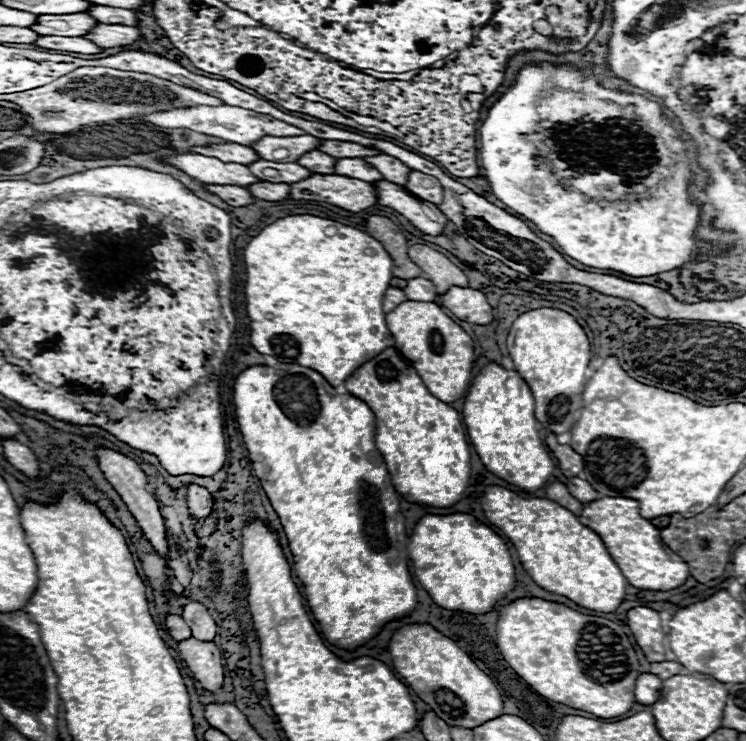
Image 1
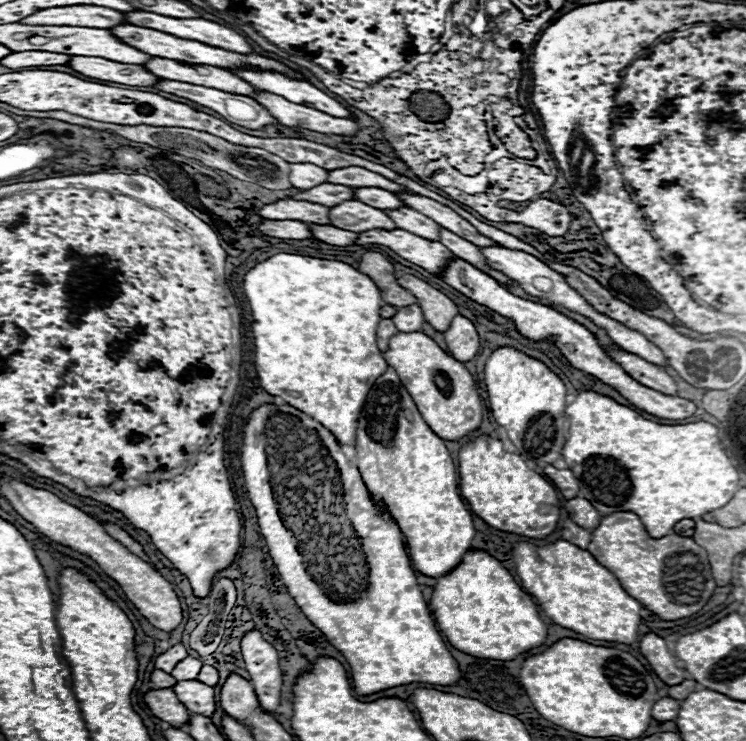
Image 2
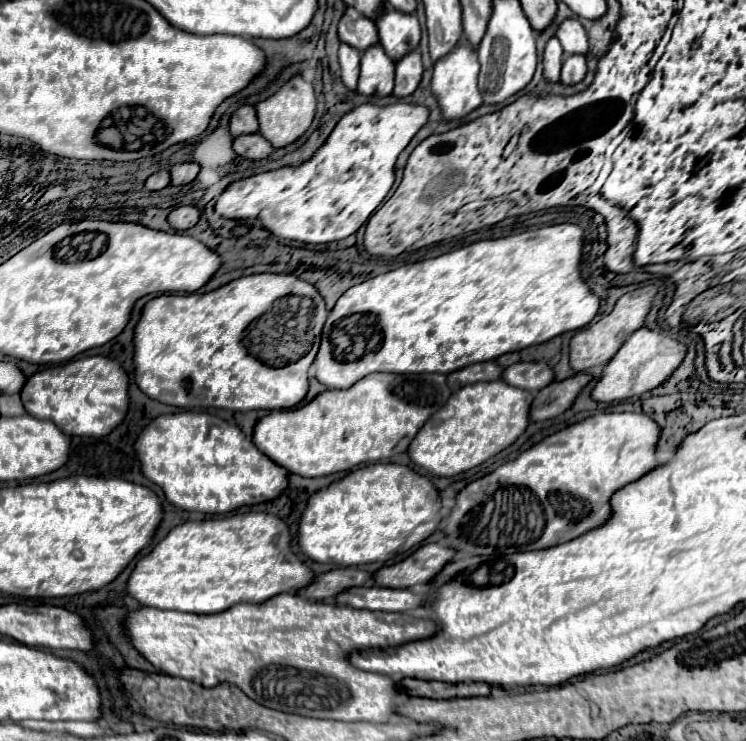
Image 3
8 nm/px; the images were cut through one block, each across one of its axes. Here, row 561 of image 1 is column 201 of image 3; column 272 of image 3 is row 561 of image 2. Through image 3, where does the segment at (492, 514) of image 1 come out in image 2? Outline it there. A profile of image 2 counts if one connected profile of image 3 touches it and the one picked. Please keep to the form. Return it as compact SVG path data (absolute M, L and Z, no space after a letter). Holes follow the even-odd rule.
M556 540L554 544L542 548L528 542L518 542L514 544L512 556L522 586L536 598L538 606L554 624L592 640L622 644L636 642L642 620L642 604L628 596L616 576L600 566L588 550L580 550L566 540Z

